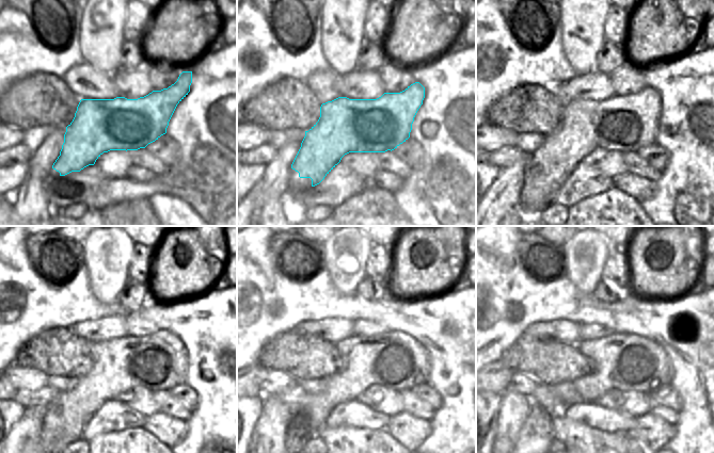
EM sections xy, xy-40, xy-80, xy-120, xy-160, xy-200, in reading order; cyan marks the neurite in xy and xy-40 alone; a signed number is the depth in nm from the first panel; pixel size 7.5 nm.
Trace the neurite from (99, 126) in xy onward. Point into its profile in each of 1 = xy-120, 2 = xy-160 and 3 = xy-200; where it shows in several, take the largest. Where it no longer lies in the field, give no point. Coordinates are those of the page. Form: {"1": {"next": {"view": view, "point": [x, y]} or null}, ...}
{"1": {"next": {"view": "xy-120", "point": [159, 361]}}, "2": {"next": {"view": "xy-160", "point": [395, 360]}}, "3": {"next": {"view": "xy-200", "point": [625, 361]}}}

